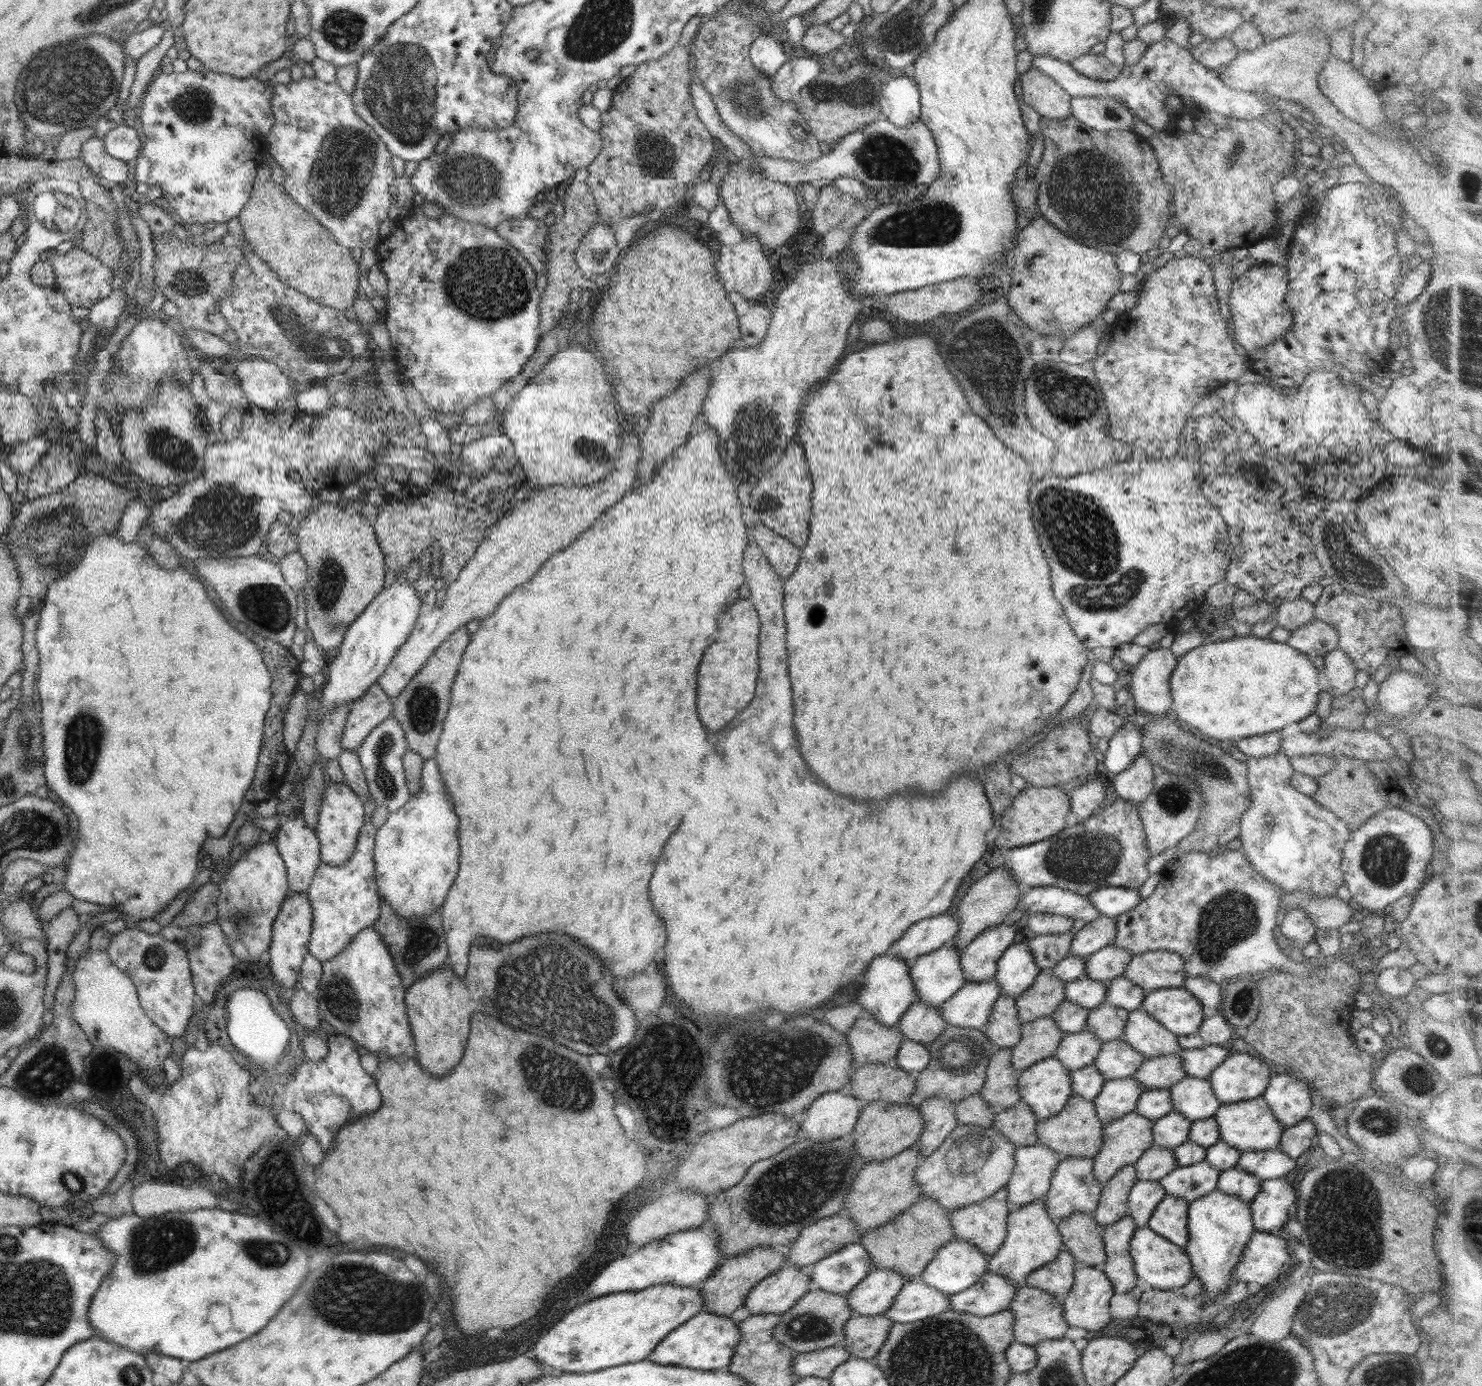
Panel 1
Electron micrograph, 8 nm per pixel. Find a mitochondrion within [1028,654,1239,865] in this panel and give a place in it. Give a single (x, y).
(1213, 771)

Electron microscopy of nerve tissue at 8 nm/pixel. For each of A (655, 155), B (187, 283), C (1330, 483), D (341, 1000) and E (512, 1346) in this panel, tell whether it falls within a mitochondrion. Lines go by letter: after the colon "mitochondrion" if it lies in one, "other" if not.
A: mitochondrion
B: mitochondrion
C: other
D: mitochondrion
E: other

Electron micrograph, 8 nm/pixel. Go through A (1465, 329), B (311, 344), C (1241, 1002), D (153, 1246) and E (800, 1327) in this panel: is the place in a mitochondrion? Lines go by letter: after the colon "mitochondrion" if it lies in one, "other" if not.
A: mitochondrion
B: mitochondrion
C: mitochondrion
D: mitochondrion
E: mitochondrion

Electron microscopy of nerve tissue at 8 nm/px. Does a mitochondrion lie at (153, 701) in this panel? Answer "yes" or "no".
no

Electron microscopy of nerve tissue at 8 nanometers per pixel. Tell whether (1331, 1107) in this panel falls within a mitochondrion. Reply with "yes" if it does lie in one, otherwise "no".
no

